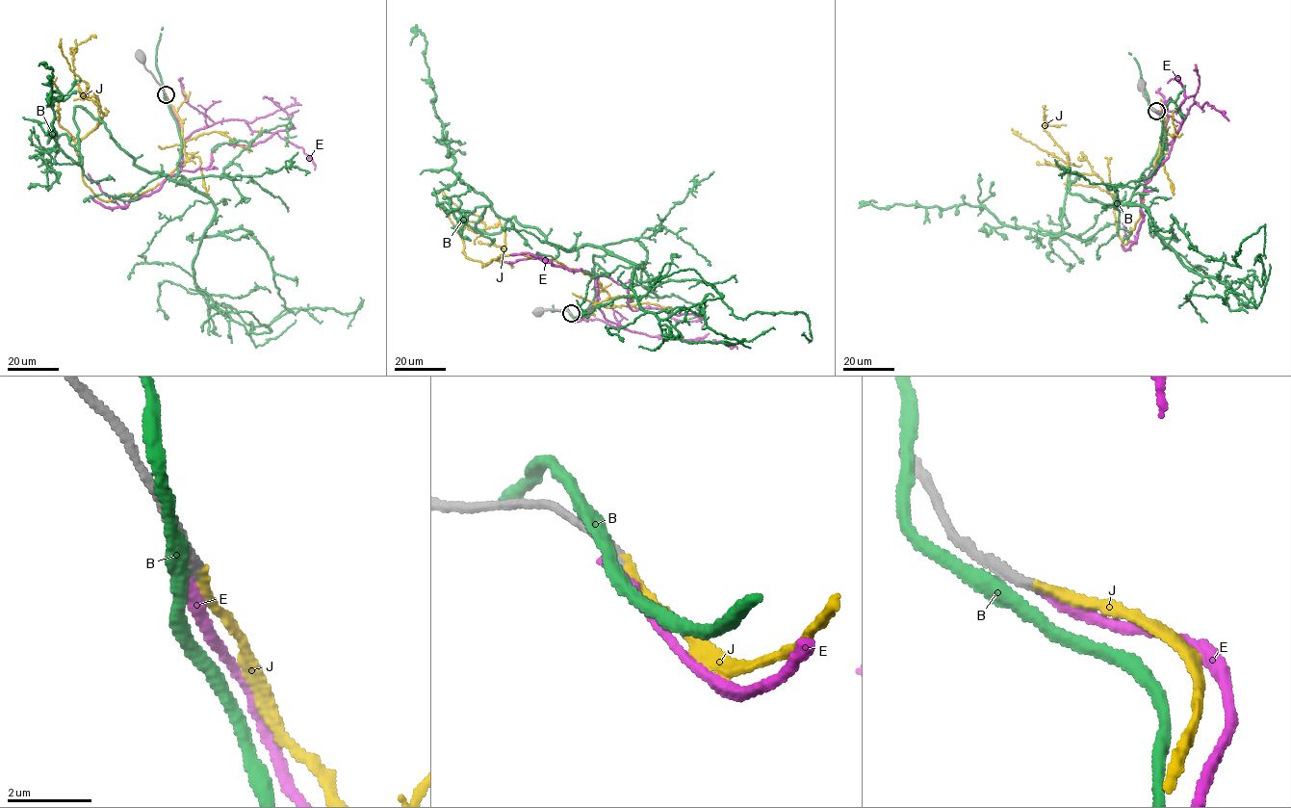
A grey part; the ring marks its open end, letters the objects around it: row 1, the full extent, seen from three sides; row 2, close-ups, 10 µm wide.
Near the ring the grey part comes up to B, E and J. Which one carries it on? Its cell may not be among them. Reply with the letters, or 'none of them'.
J

